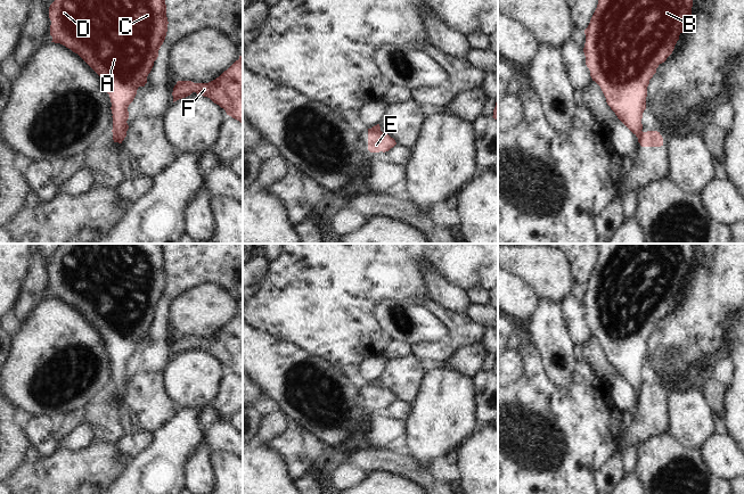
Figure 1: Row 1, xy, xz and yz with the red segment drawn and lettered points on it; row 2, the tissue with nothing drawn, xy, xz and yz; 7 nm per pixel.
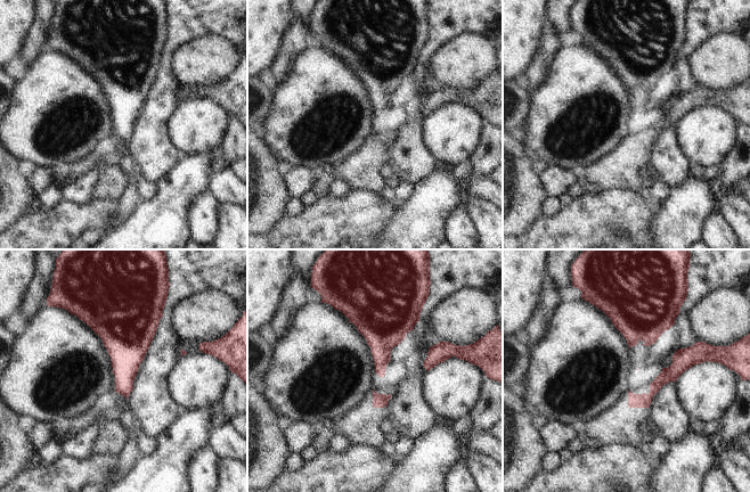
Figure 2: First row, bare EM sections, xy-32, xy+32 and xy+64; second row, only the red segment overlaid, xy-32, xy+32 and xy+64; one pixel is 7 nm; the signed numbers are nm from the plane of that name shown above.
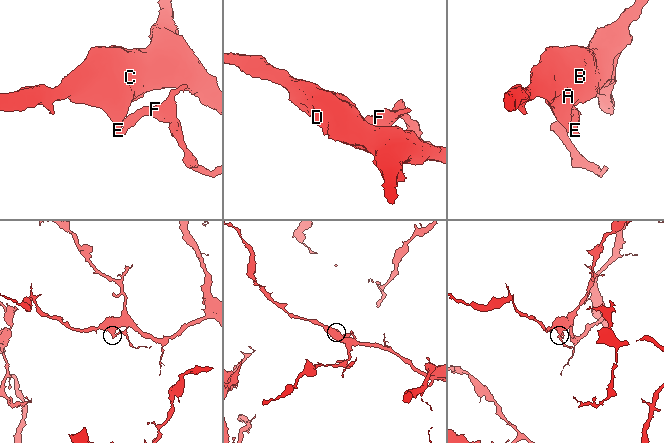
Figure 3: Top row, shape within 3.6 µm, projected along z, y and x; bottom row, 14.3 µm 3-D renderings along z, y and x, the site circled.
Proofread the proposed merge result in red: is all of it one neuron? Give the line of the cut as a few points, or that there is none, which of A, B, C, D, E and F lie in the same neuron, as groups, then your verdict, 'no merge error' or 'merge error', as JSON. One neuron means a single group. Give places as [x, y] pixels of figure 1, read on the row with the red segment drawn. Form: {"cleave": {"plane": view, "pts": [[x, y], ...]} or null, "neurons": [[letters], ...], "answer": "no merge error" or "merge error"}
{"cleave": {"plane": "yz", "pts": [[640, 130], [637, 137]]}, "neurons": [["A", "B", "C", "D"], ["E", "F"]], "answer": "merge error"}

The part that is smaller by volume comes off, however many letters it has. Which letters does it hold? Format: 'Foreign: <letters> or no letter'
Foreign: E, F

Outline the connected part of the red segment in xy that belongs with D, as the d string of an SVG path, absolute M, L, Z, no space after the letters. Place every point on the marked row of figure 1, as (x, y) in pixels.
M55 0L49 7L49 18L51 42L60 43L77 53L103 79L112 102L112 132L124 140L129 129L128 107L138 88L147 83L147 76L166 36L169 22L165 0Z

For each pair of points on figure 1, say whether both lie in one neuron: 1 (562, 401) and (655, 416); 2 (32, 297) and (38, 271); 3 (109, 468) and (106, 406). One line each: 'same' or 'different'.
1: different
2: same
3: different

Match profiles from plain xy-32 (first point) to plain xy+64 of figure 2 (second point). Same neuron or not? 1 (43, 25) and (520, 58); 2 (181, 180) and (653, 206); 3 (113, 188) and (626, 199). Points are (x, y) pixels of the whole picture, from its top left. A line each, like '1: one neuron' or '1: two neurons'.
1: two neurons
2: two neurons
3: two neurons

